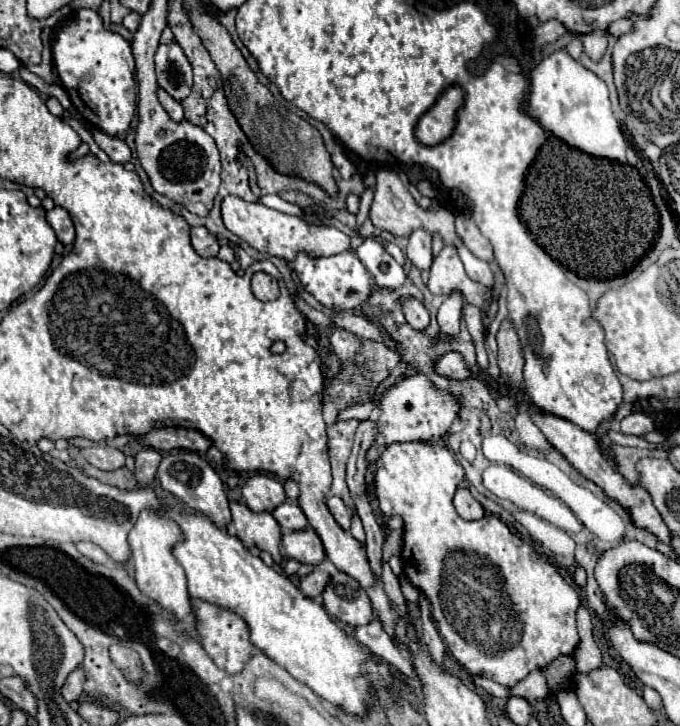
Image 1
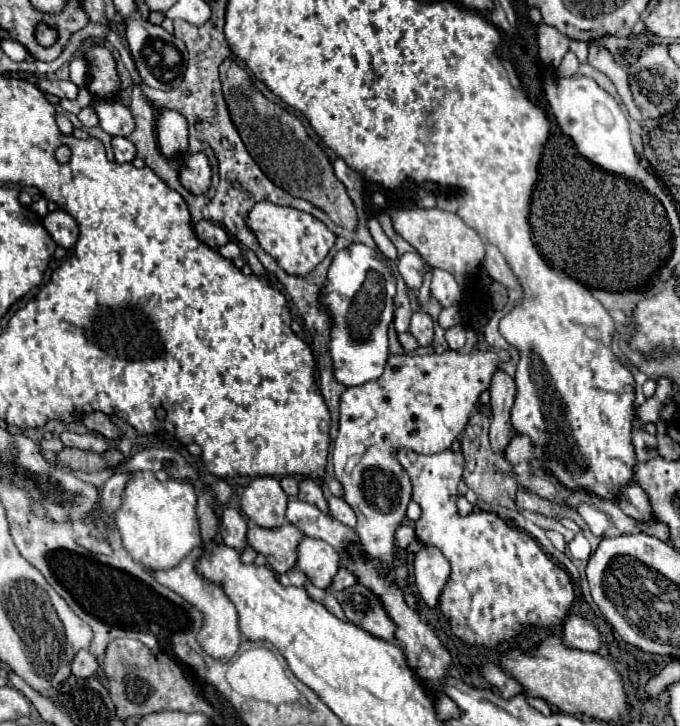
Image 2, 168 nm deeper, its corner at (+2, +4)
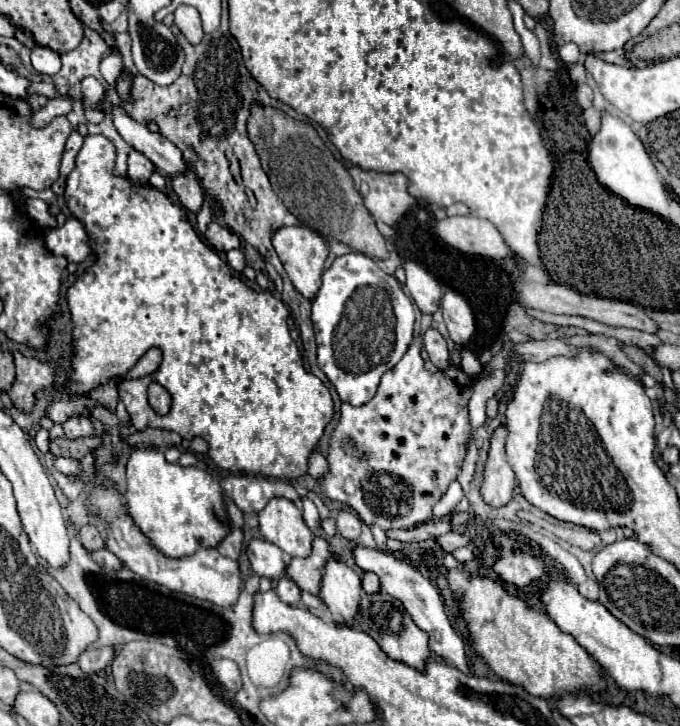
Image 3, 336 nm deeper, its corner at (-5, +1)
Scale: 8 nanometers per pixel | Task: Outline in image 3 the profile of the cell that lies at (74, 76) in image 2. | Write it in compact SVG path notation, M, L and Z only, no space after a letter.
M88 76L84 78L81 84L81 96L82 96L82 108L84 108L84 114L86 114L86 120L92 122L92 124L100 124L104 120L104 110L100 110L99 102L105 97L104 86Z

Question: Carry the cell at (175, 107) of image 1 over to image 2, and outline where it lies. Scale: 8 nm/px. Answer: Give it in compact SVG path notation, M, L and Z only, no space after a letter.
M161 109L155 121L159 151L171 157L179 151L187 151L187 119L173 109Z

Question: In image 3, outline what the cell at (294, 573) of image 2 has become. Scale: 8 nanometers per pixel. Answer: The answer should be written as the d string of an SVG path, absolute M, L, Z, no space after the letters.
M280 578L276 584L276 592L282 602L298 604L300 602L300 588L290 578Z

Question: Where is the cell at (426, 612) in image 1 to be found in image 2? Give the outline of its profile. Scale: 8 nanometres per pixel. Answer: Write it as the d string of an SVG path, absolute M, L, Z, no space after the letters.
M423 547L413 561L413 577L415 577L415 587L423 603L433 609L437 605L441 587L445 585L449 577L449 563L437 551L435 547Z

